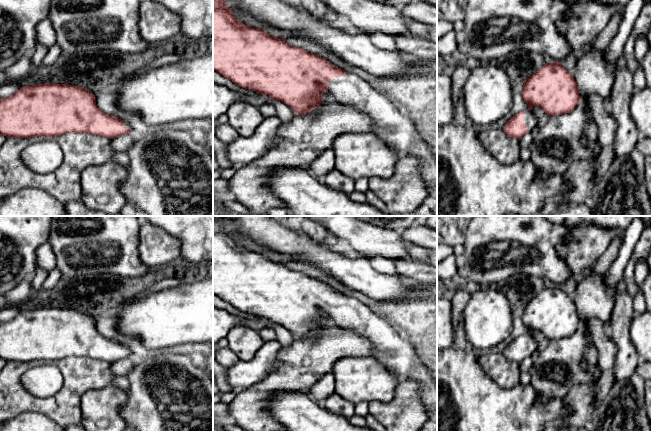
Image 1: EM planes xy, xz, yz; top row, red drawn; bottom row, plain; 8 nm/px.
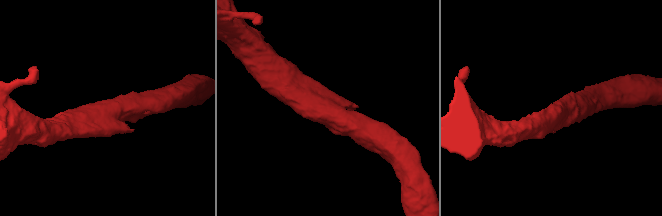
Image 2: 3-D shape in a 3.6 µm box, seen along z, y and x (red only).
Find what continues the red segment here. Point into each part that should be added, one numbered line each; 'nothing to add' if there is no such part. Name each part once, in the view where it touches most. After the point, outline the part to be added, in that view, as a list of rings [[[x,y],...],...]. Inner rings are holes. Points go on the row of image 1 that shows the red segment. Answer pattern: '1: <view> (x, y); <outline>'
1: xz (399, 132); [[[354,73],[332,78],[327,92],[338,103],[365,113],[372,120],[371,132],[382,138],[399,158],[417,157],[429,196],[437,199],[437,159],[411,119]]]

